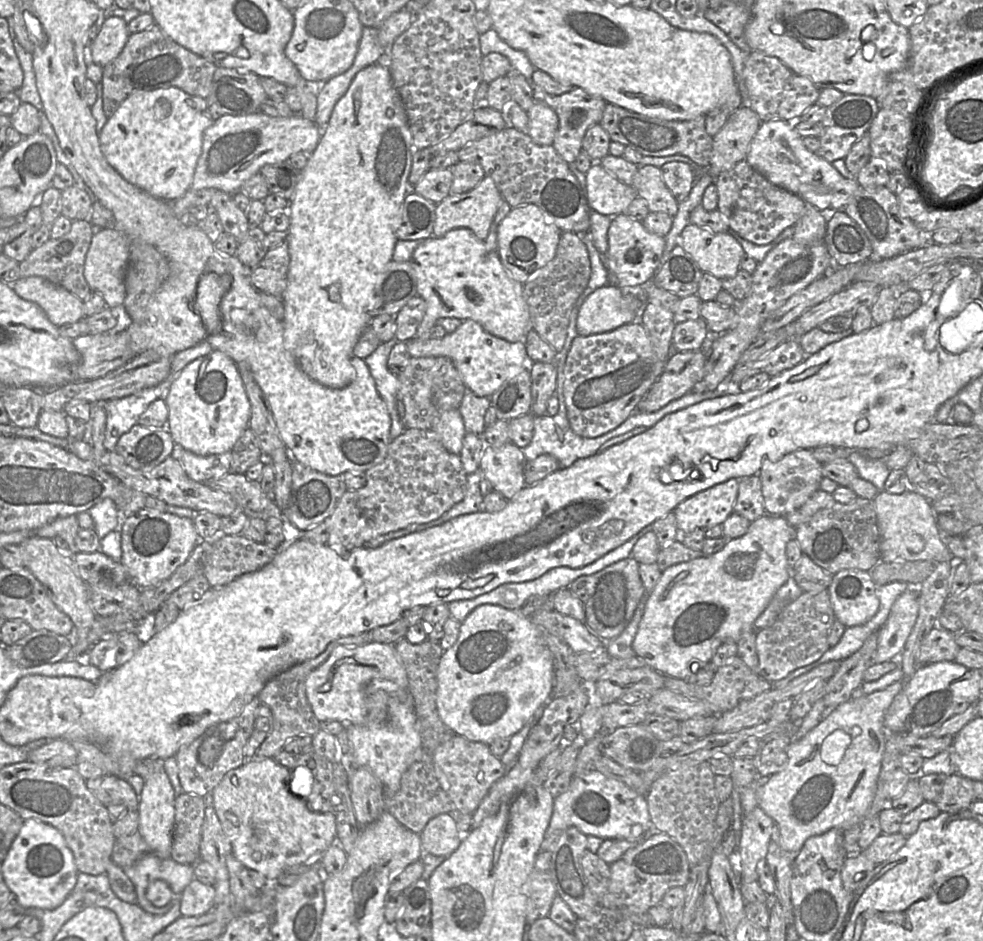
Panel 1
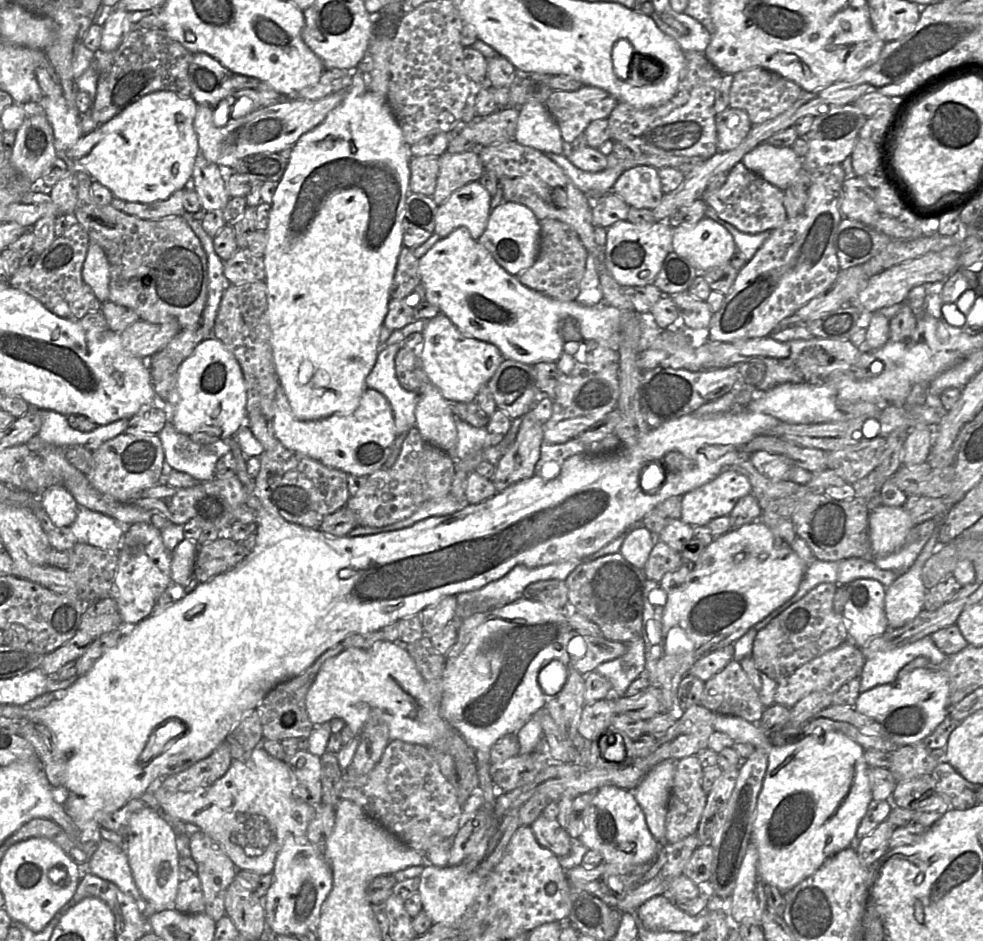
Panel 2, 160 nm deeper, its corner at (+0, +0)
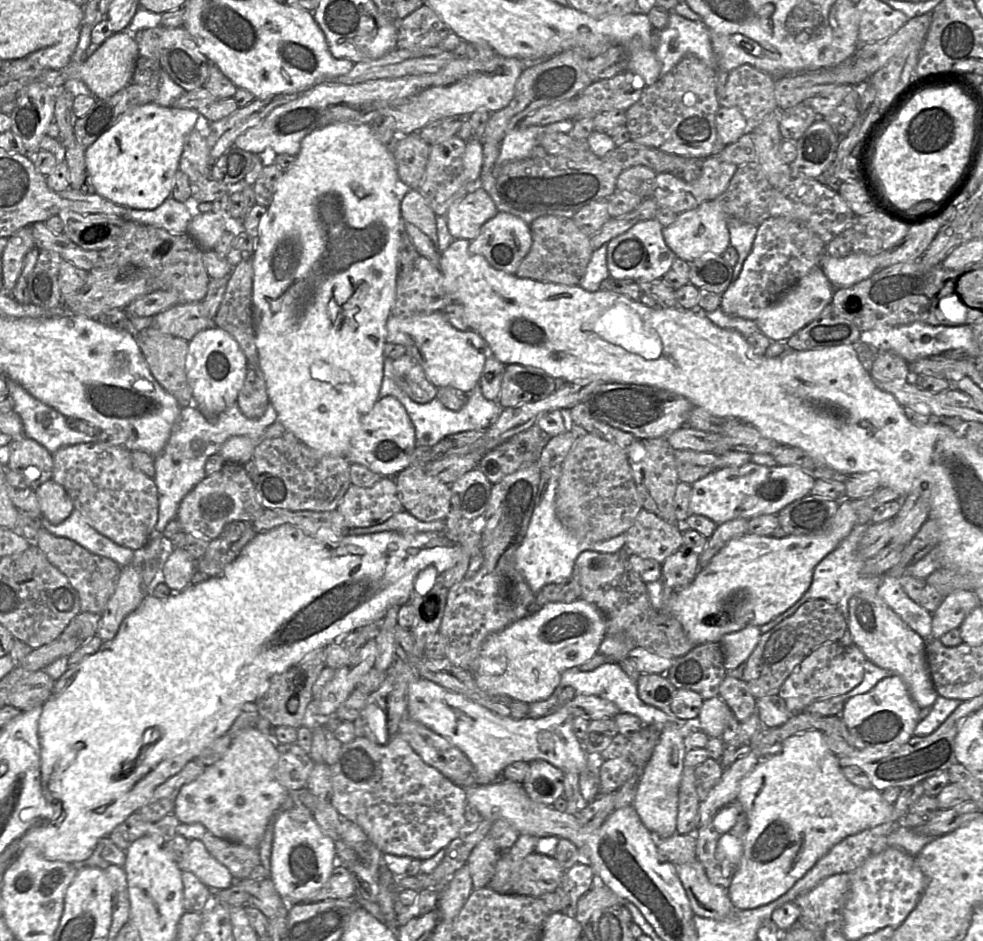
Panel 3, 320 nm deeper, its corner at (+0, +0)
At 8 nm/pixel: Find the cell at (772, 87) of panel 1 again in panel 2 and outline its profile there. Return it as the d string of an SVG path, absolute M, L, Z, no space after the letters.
M755 67L738 72L730 89L729 107L747 112L753 125L761 124L785 112L802 95L803 89L796 83L764 68Z

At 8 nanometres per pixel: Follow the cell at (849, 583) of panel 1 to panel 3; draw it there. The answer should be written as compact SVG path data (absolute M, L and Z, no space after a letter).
M860 592L849 600L846 622L853 645L862 651L866 659L900 676L915 704L921 710L929 710L936 702L938 694L926 659L926 641L874 593Z

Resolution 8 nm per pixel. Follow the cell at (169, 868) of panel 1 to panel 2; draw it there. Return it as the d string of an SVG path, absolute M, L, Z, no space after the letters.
M101 839L84 870L114 883L136 901L147 902L136 886L124 846Z

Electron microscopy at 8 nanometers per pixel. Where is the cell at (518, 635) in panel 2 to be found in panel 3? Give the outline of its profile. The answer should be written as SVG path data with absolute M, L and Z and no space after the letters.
M582 598L569 603L549 602L540 606L531 615L490 635L475 660L473 677L477 686L489 695L506 695L527 704L545 700L558 687L562 673L569 668L580 667L594 657L605 637L604 615L593 604Z

